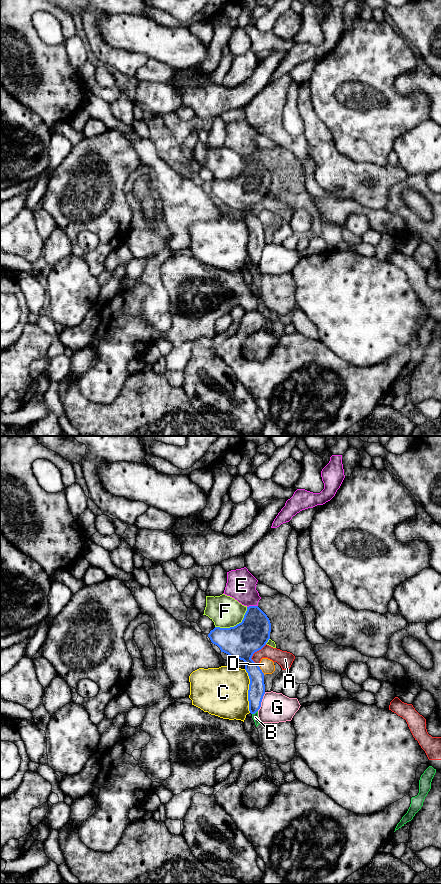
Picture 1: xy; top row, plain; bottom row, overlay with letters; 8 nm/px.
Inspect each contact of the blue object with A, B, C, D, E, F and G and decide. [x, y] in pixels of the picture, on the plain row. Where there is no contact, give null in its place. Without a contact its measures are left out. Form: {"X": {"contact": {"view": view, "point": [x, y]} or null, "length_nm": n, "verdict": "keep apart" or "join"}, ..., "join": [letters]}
{"A": {"contact": {"view": "xy", "point": [254, 204]}, "length_nm": 190, "verdict": "keep apart"}, "B": {"contact": {"view": "xy", "point": [254, 265]}, "length_nm": 60, "verdict": "join"}, "C": {"contact": {"view": "xy", "point": [248, 243]}, "length_nm": 360, "verdict": "keep apart"}, "D": {"contact": {"view": "xy", "point": [261, 222]}, "length_nm": 90, "verdict": "keep apart"}, "E": {"contact": {"view": "xy", "point": [252, 158]}, "length_nm": 90, "verdict": "keep apart"}, "F": {"contact": {"view": "xy", "point": [236, 177]}, "length_nm": 300, "verdict": "keep apart"}, "G": {"contact": {"view": "xy", "point": [261, 253]}, "length_nm": 170, "verdict": "keep apart"}, "join": ["B"]}

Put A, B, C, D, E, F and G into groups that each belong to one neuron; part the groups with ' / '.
A / B / C / D / E / F / G

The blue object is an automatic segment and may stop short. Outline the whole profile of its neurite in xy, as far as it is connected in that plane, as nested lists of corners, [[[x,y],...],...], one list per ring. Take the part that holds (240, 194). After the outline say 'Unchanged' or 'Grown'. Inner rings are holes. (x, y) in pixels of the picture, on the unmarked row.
[[[249,158],[241,175],[230,180],[215,179],[208,189],[221,204],[233,211],[245,214],[250,236],[248,242],[249,263],[256,279],[260,276],[258,262],[265,246],[264,225],[251,210],[270,191],[271,175],[258,158]]]. Grown

